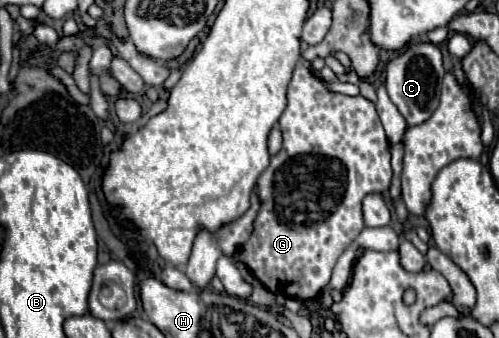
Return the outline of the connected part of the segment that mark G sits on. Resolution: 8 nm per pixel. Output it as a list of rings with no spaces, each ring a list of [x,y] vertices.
[[[302,63],[296,65],[294,73],[292,73],[292,79],[288,83],[288,93],[286,93],[286,99],[288,99],[288,105],[284,109],[284,113],[280,115],[280,131],[282,131],[282,137],[284,137],[284,143],[282,143],[282,149],[278,155],[274,155],[270,159],[270,165],[268,169],[260,175],[260,181],[258,181],[258,197],[260,197],[260,213],[254,221],[254,233],[252,237],[248,239],[248,243],[242,245],[240,253],[238,253],[238,259],[254,273],[256,279],[260,279],[264,283],[264,287],[268,287],[272,293],[276,295],[284,295],[284,297],[298,297],[298,299],[316,299],[324,287],[328,285],[330,281],[330,275],[332,275],[332,267],[336,263],[336,259],[342,255],[342,251],[358,237],[358,233],[364,229],[364,221],[362,221],[362,199],[364,195],[368,193],[382,193],[390,187],[390,179],[392,179],[392,167],[390,167],[390,143],[384,135],[384,129],[382,129],[382,123],[378,119],[378,113],[376,113],[376,107],[374,103],[370,103],[368,99],[364,99],[362,95],[358,97],[348,97],[348,95],[340,95],[340,93],[330,93],[322,81],[318,77],[314,77],[314,73],[304,67]]]

